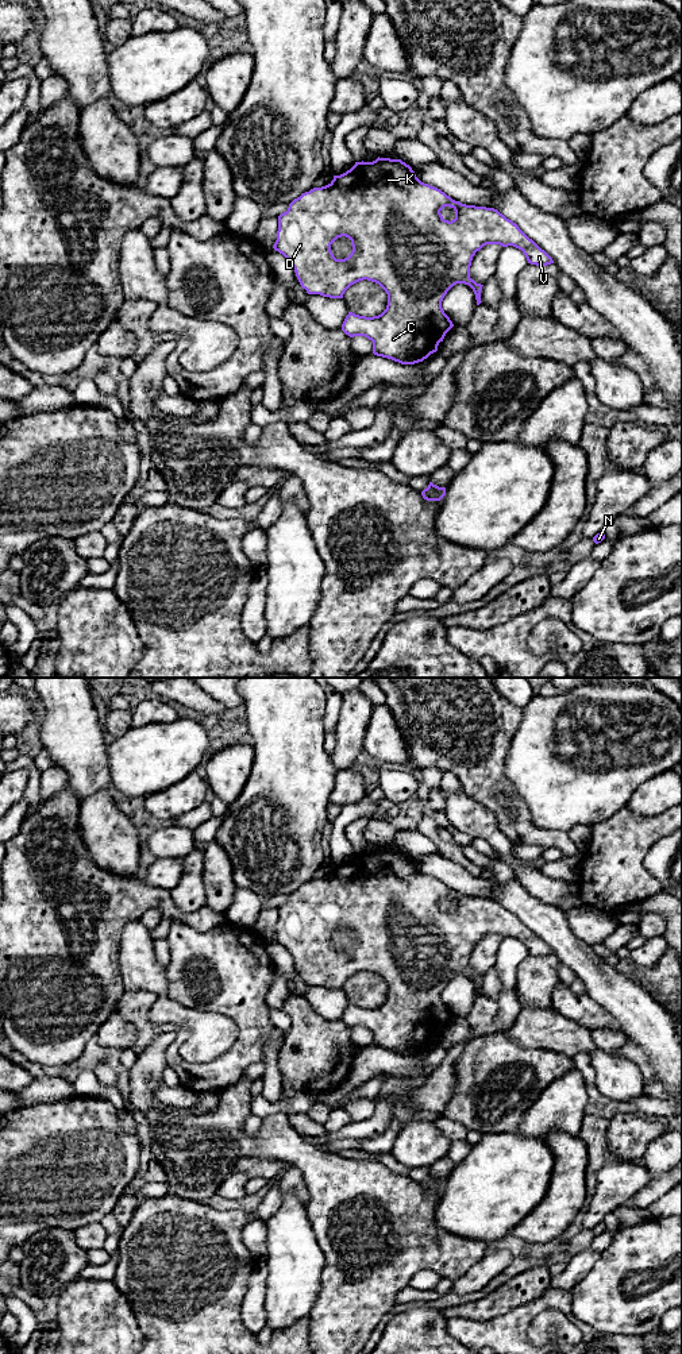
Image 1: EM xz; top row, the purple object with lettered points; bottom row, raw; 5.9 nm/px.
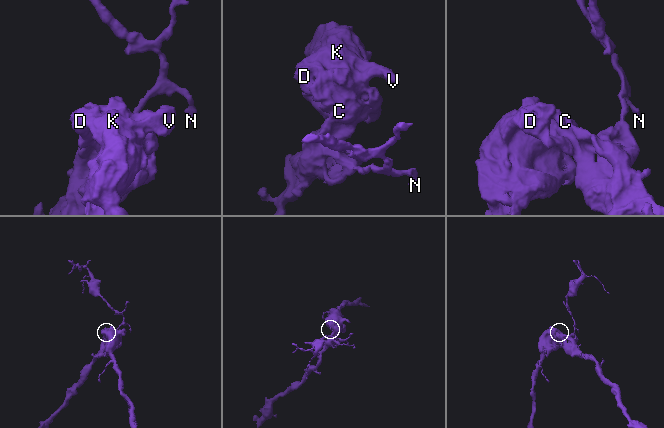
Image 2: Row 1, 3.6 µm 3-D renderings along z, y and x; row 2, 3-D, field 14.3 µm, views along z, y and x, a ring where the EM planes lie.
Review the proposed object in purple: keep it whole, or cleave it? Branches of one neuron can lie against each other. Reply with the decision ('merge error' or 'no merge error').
merge error

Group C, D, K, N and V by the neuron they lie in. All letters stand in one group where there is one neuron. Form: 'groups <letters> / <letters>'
groups C D K V / N

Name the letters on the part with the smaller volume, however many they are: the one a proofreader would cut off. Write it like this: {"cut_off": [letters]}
{"cut_off": ["N"]}

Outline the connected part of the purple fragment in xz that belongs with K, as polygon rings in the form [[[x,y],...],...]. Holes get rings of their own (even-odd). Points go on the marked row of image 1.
[[[377,158],[373,162],[355,165],[321,188],[313,188],[294,198],[286,212],[278,216],[277,240],[273,246],[293,266],[296,277],[308,294],[320,294],[330,298],[343,298],[344,292],[354,283],[367,279],[378,283],[388,294],[386,309],[373,317],[348,312],[342,331],[350,337],[365,336],[373,342],[373,354],[401,364],[415,364],[438,351],[446,333],[454,327],[442,308],[447,292],[456,283],[469,285],[477,300],[481,301],[481,283],[470,278],[473,256],[486,244],[513,246],[523,251],[528,263],[547,266],[552,258],[529,239],[517,224],[506,219],[494,208],[466,205],[452,200],[440,189],[421,182],[412,167],[401,159]],[[450,207],[455,219],[444,220],[440,211]],[[346,236],[351,240],[352,251],[344,259],[336,259],[331,244]]]

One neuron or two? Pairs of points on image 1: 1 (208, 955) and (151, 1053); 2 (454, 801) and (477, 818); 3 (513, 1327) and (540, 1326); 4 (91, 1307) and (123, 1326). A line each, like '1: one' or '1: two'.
1: two
2: one
3: two
4: one

